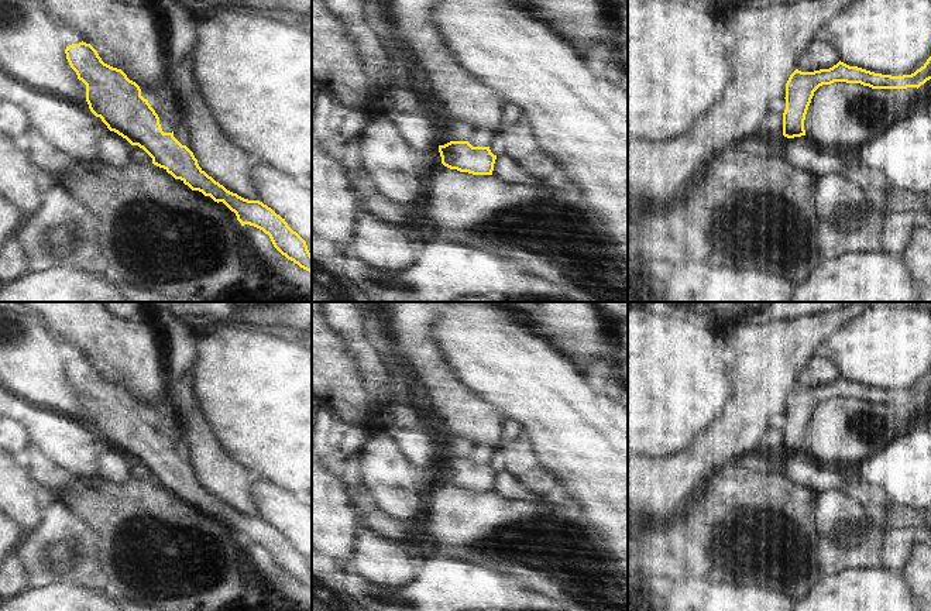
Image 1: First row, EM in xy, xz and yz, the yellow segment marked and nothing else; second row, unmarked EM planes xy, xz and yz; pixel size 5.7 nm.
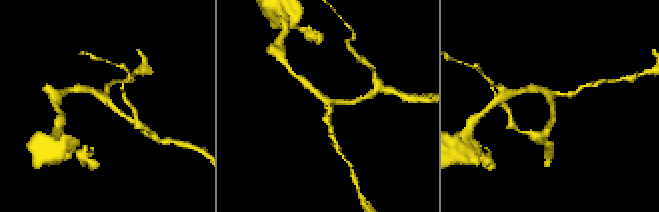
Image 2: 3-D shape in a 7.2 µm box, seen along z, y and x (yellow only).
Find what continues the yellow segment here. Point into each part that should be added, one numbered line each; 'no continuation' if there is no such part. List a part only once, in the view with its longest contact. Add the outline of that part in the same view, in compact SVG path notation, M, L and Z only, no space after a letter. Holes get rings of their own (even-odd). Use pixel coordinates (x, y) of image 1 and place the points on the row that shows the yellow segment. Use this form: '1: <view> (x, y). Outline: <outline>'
no continuation

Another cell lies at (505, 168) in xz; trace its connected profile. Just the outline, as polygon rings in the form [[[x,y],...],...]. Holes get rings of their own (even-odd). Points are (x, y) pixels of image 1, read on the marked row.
[[[497,155],[492,175],[508,183],[539,185],[543,181],[530,175],[525,168],[519,167],[515,159],[508,155]]]

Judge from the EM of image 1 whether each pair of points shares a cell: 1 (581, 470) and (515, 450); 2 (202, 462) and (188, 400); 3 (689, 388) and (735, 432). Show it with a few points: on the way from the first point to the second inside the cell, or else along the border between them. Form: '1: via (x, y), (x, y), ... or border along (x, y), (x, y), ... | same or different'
1: border along (531, 445), (536, 460), (556, 481) | different
2: via (202, 446), (191, 415) | same
3: border along (731, 385), (731, 394), (721, 414), (694, 439) | different

